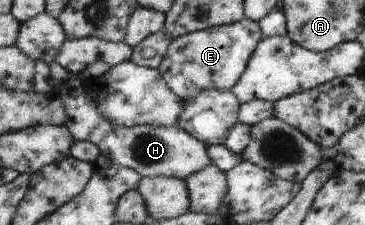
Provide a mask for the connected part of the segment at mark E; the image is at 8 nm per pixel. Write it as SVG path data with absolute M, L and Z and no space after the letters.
M247 18L239 23L186 34L173 40L159 69L169 81L172 90L184 101L198 98L204 90L210 88L231 90L246 70L246 65L262 37L262 26Z

